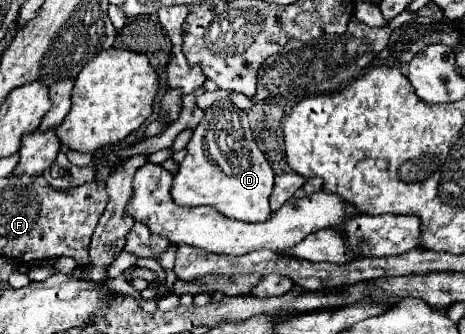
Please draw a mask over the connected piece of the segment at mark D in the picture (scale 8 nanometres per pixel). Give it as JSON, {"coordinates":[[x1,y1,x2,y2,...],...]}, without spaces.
{"coordinates":[[218,99,214,101,206,111,200,121,200,125,194,129,194,135,190,137,186,145,186,157,180,163,178,173,174,175,172,181,172,199,176,205,184,207,200,207,200,205,210,205,218,213,238,219,248,223,264,222,270,217,270,207,268,207,268,197,274,187,274,171,270,163,266,161,264,153,258,149,252,137,252,129,246,117,246,111,238,109,230,99]]}

